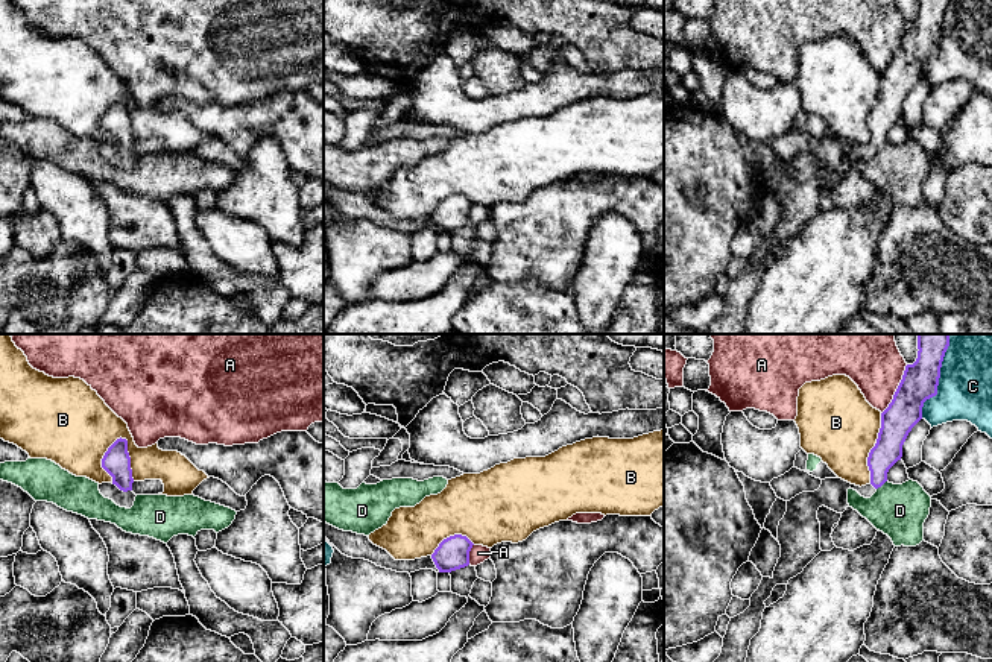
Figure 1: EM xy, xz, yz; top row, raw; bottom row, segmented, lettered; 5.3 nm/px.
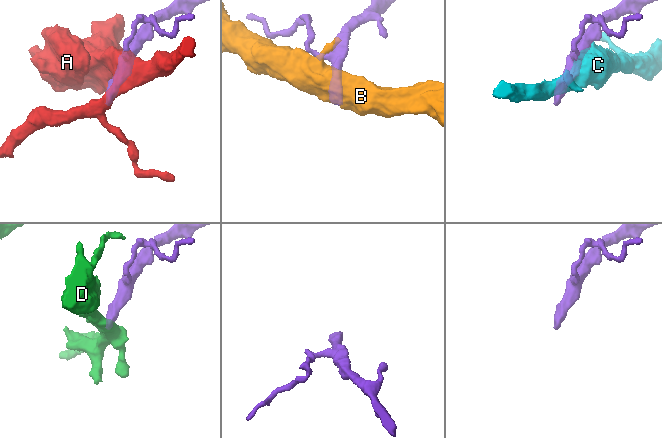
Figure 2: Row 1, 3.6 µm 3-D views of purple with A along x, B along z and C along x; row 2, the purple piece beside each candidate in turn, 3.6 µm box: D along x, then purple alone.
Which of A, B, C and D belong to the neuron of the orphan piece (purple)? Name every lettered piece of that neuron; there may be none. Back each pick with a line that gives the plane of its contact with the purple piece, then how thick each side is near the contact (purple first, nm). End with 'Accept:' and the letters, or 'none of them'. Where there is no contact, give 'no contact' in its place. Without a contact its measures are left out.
Accept: none of them

